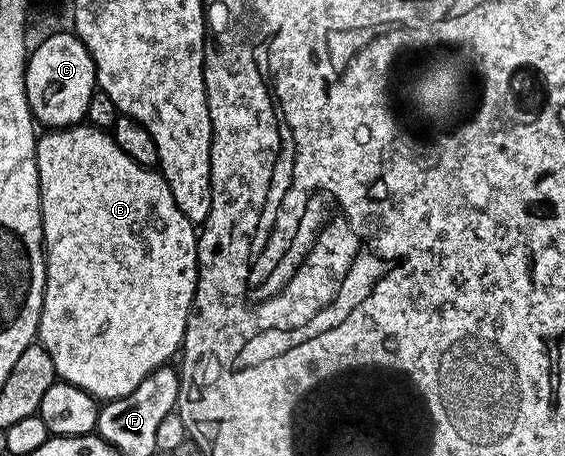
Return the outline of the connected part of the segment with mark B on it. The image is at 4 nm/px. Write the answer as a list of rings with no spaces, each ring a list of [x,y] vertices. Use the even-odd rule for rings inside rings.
[[[87,123],[70,125],[67,129],[44,131],[36,139],[36,166],[40,184],[40,210],[42,211],[42,231],[44,232],[44,302],[40,312],[38,330],[39,344],[50,355],[59,380],[68,381],[74,387],[82,387],[90,396],[107,403],[119,397],[130,395],[148,373],[161,368],[177,356],[184,343],[184,332],[188,322],[188,312],[192,310],[192,300],[196,290],[196,242],[197,226],[174,203],[170,187],[163,173],[155,168],[139,165],[114,143],[111,132],[96,129]]]

